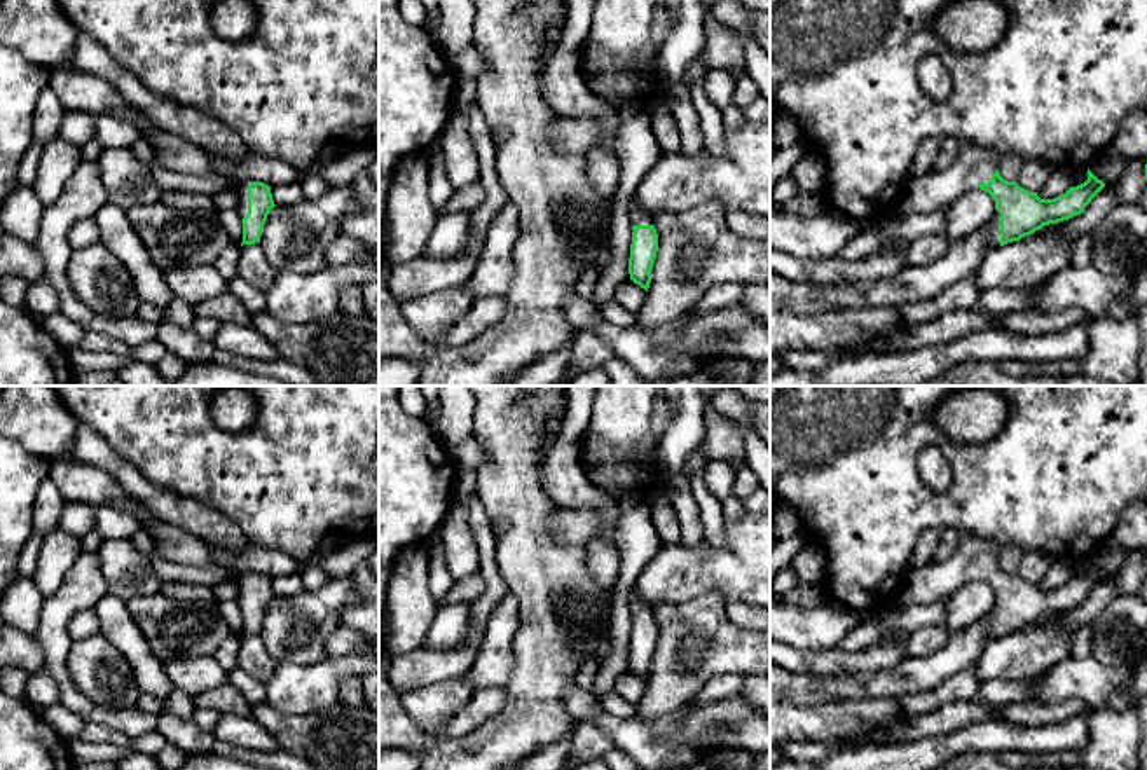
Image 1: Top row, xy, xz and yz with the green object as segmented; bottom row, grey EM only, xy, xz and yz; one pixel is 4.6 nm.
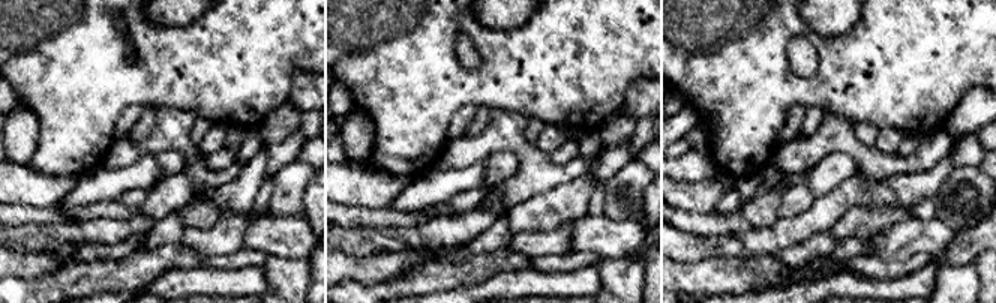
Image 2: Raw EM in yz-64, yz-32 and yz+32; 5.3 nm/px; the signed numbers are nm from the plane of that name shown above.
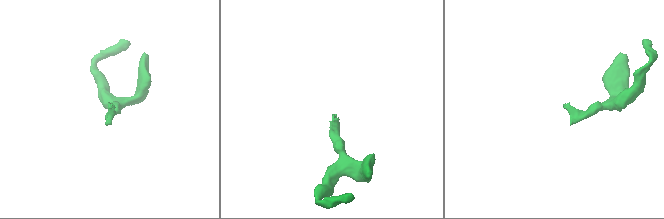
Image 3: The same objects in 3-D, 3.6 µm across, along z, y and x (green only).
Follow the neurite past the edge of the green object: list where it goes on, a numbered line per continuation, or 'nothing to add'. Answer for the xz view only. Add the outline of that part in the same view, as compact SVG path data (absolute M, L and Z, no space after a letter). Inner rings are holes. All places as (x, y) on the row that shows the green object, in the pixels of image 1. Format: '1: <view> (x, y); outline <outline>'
1: xz (638, 217); outline M635 201L630 203L630 225L653 225L653 217L642 211Z

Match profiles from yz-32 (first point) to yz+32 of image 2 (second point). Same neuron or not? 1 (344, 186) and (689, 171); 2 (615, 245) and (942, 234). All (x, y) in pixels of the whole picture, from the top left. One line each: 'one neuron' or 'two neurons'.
1: two neurons
2: one neuron

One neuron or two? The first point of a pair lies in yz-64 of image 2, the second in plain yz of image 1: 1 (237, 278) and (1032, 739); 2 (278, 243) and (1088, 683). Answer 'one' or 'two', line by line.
1: one
2: one

